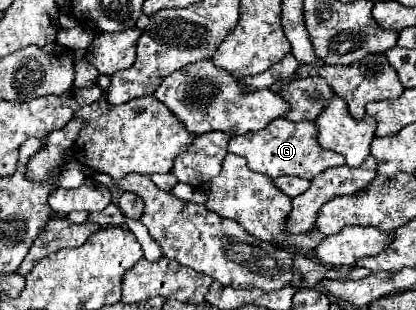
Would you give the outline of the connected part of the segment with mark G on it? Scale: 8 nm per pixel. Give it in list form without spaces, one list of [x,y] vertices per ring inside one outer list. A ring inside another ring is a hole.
[[[278,119],[272,121],[266,129],[256,131],[256,133],[246,133],[242,137],[232,137],[228,151],[234,155],[240,155],[248,161],[248,167],[256,173],[264,173],[272,179],[280,175],[292,175],[292,177],[304,177],[304,179],[314,179],[318,173],[322,173],[328,167],[338,167],[344,165],[344,157],[326,151],[318,143],[318,127],[312,121],[288,121],[288,119]]]

